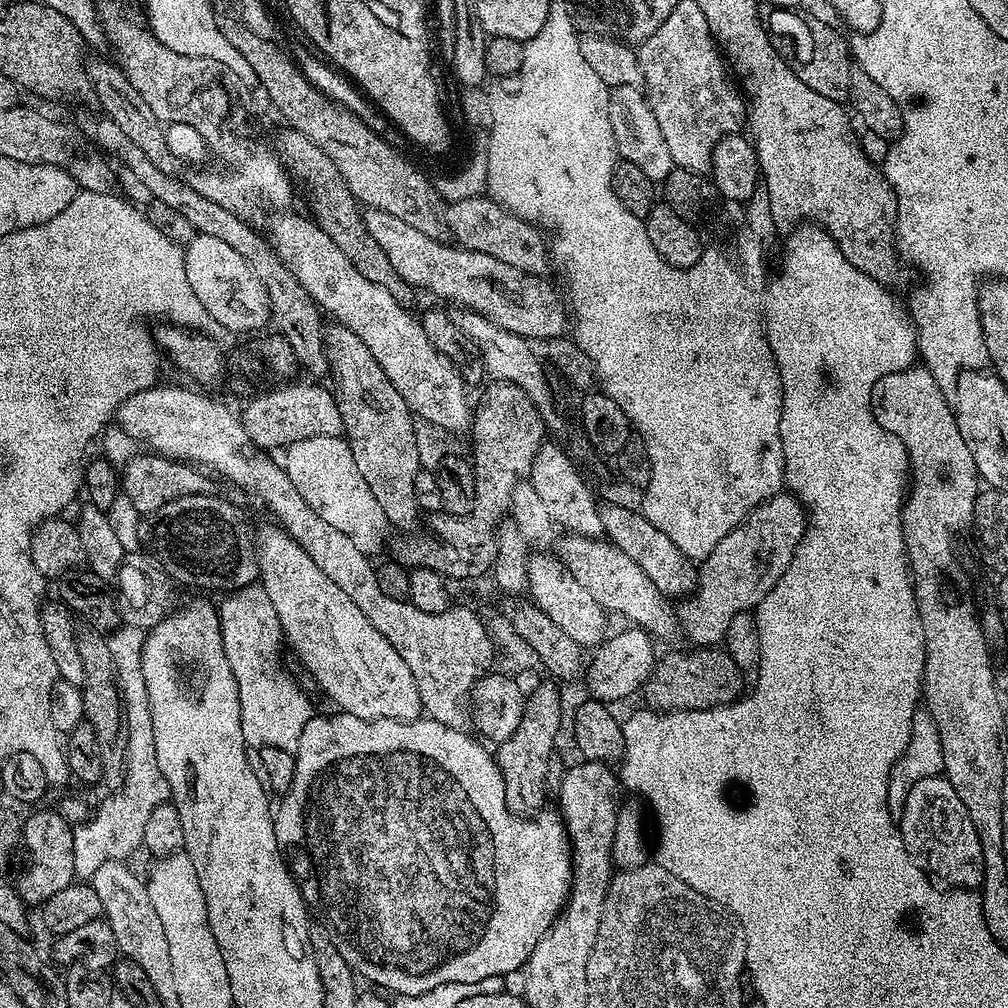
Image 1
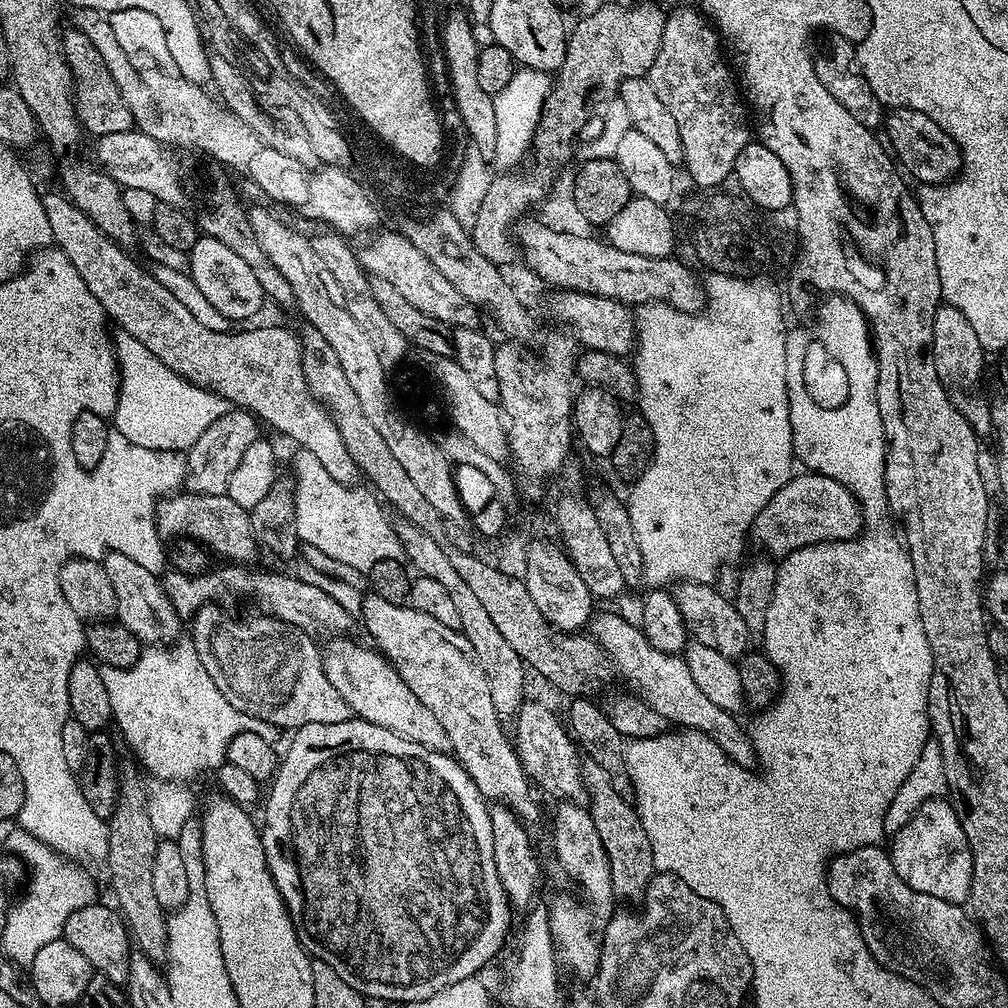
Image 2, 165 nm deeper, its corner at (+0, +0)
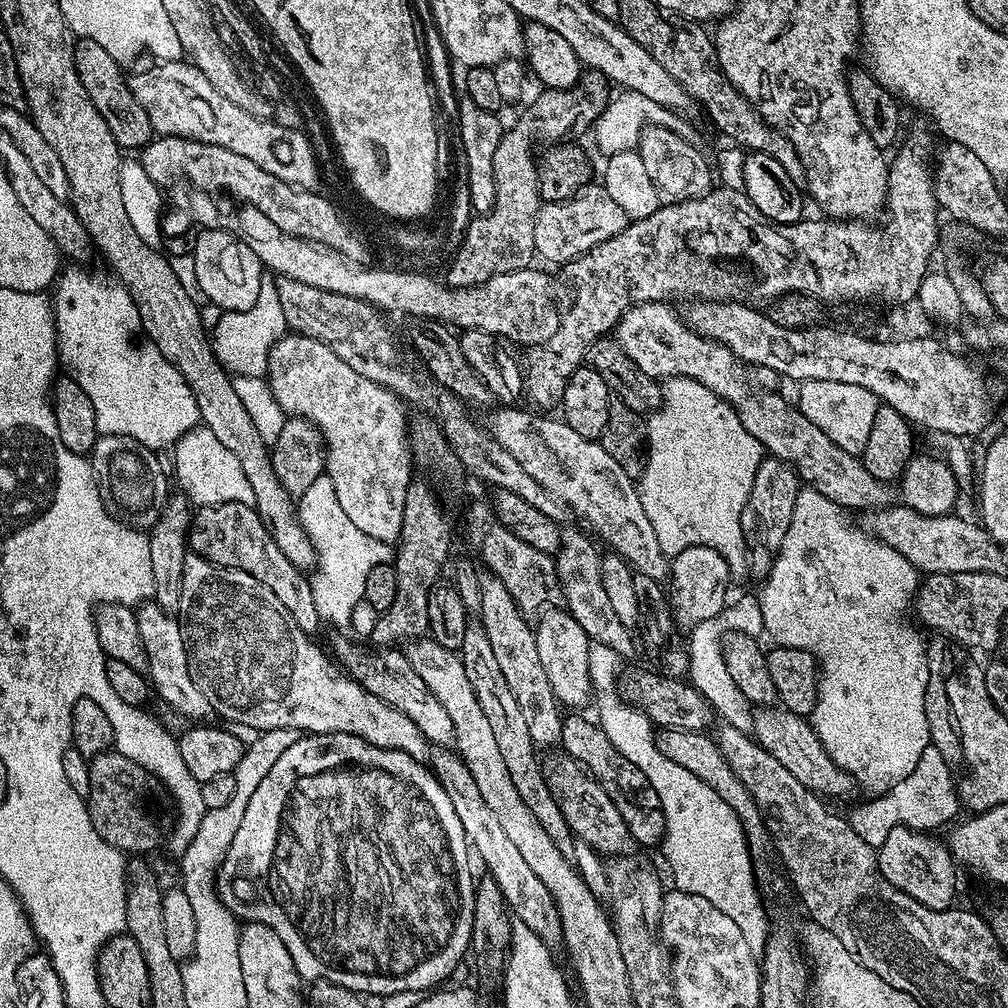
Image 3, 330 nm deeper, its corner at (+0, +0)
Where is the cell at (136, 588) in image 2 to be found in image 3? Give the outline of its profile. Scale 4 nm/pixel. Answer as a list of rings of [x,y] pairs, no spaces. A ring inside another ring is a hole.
[[[145,602],[135,609],[135,613],[138,618],[138,632],[142,634],[142,642],[146,646],[147,673],[154,685],[155,695],[157,692],[176,711],[184,716],[190,716],[193,719],[191,721],[200,722],[208,716],[211,717],[212,704],[192,679],[192,671],[188,665],[188,647],[184,641],[184,630],[179,619],[169,609],[163,608],[159,602]]]

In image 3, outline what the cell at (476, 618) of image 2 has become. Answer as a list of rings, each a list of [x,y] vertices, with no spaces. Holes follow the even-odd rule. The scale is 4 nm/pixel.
[[[478,622],[469,623],[466,639],[462,642],[458,655],[464,664],[466,678],[470,678],[470,686],[474,686],[474,694],[478,694],[478,706],[482,706],[482,714],[486,714],[486,722],[490,722],[490,731],[494,734],[494,742],[498,742],[498,754],[502,754],[502,759],[506,762],[510,779],[514,782],[519,797],[522,798],[522,802],[526,804],[539,826],[546,830],[546,834],[556,843],[557,847],[565,854],[571,853],[573,851],[572,844],[574,845],[572,831],[562,814],[562,810],[556,804],[552,791],[548,789],[548,780],[542,771],[542,760],[540,764],[539,758],[536,757],[538,755],[537,746],[530,738],[530,730],[526,730],[526,722],[522,719],[522,713],[518,711],[518,702],[514,702],[514,694],[510,694],[510,686],[506,686],[506,678],[502,678],[502,670],[498,667],[498,662],[494,659],[494,650],[490,647],[490,638],[486,638],[486,630],[481,624]]]

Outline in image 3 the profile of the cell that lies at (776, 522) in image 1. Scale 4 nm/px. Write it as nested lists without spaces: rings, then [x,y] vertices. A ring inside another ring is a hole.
[[[885,506],[873,511],[872,516],[866,525],[867,531],[878,537],[886,546],[894,546],[902,558],[906,558],[908,564],[913,564],[917,573],[931,574],[933,572],[1000,572],[1003,569],[1004,560],[1002,550],[992,539],[988,537],[988,532],[979,523],[971,524],[968,520],[963,520],[957,514],[946,516],[923,516],[913,510],[903,506]]]

